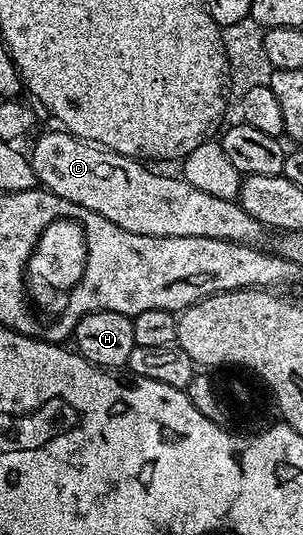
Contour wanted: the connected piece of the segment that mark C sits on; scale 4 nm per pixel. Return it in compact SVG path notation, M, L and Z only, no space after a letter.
M66 130L58 131L45 133L32 146L31 152L29 151L29 159L38 183L46 191L57 194L57 198L65 198L77 206L85 206L85 210L93 210L93 214L101 214L101 218L109 218L109 222L113 222L117 226L121 226L121 230L129 230L133 234L204 236L252 246L258 245L259 239L265 235L263 224L257 222L257 218L245 214L238 199L226 200L217 198L217 194L205 194L205 190L197 190L197 186L193 186L178 175L175 175L176 177L162 176L161 173L151 169L154 167L133 160L130 156L122 156L107 148L101 148L98 144L80 140L79 137L72 136Z

